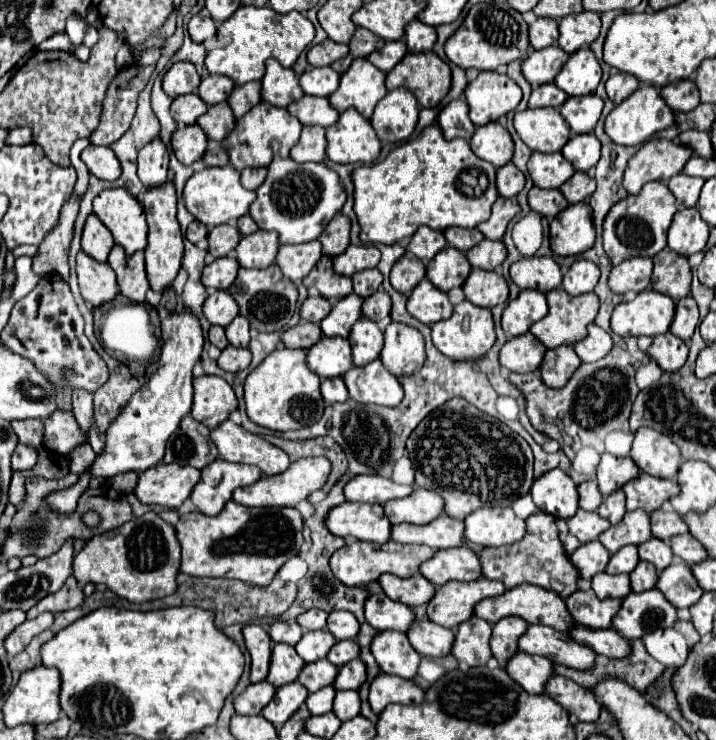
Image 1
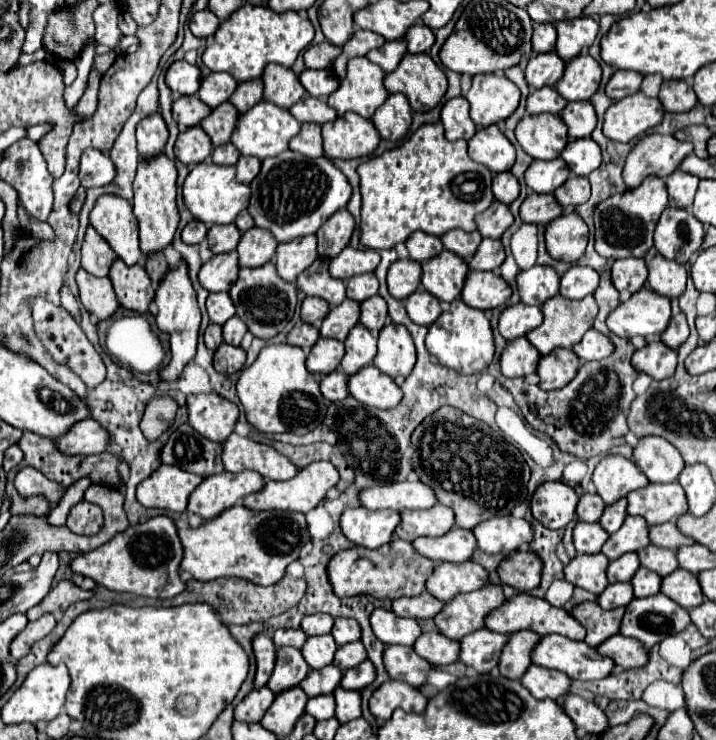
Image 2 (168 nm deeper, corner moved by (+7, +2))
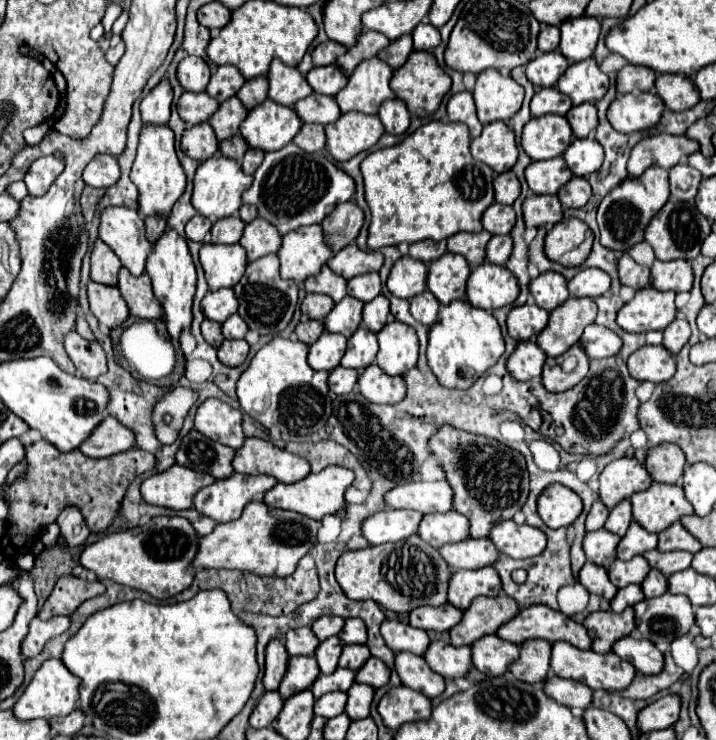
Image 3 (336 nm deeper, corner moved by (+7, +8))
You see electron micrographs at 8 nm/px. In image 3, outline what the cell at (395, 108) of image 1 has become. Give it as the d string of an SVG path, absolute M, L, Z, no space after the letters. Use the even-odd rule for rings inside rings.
M398 98L396 100L386 100L380 106L378 116L380 116L386 132L394 134L394 136L402 136L410 126L410 114L406 110L406 104Z

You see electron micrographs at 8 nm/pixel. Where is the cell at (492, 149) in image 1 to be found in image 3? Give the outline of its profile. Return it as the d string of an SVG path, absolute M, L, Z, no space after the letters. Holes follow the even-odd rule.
M504 122L484 126L482 134L472 140L470 148L476 160L482 160L498 174L512 170L512 166L518 160L518 146L514 132Z

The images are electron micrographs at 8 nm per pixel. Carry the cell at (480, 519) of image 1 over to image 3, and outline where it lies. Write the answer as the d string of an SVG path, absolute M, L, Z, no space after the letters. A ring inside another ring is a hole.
M502 520L492 528L490 540L500 548L500 554L510 558L534 558L546 548L546 534L528 524L518 526L512 520Z

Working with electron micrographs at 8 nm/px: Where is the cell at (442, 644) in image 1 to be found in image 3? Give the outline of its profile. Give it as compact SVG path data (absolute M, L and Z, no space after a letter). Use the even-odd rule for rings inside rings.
M436 640L428 646L424 660L434 672L448 680L464 678L472 670L472 650L454 648L452 644L444 644L442 640Z

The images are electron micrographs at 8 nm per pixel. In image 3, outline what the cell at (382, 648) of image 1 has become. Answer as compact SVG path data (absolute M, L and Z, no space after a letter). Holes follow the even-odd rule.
M408 652L396 654L396 670L404 686L424 692L428 698L436 698L444 692L444 678L432 672L422 656L408 656Z

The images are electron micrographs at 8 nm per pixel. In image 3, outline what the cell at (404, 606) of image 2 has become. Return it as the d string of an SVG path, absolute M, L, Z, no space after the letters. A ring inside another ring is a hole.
M444 604L444 608L416 608L416 612L410 612L410 624L414 628L434 632L446 632L460 620L462 612L458 608L452 608L452 604Z

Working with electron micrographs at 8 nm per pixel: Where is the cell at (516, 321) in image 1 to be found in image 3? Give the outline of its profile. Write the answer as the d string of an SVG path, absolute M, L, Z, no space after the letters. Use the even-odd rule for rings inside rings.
M536 304L516 306L508 314L508 322L506 322L508 324L508 334L516 342L532 340L546 328L548 318L550 318L550 314L544 308L536 306Z

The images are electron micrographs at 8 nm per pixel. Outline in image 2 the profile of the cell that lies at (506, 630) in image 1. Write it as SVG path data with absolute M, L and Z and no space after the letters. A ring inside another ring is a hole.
M518 630L514 634L508 634L508 642L502 648L498 670L502 676L518 680L520 674L524 674L524 668L530 666L530 650L538 642L538 634L532 634L532 630Z

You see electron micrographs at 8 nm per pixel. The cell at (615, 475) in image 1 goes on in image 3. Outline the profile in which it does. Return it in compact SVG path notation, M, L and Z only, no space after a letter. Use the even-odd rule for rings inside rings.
M620 458L610 462L600 474L600 500L612 510L620 500L650 488L652 478L636 458Z

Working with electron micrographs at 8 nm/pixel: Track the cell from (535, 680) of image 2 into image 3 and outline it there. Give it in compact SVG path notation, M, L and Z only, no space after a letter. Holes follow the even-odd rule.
M550 676L544 684L548 696L558 700L568 708L586 710L592 706L592 690L584 688L584 684L576 684L574 680L560 680L558 676Z

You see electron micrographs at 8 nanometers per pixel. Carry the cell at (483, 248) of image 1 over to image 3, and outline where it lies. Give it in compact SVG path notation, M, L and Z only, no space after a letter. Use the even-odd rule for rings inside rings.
M492 236L486 248L486 260L494 264L506 264L512 254L512 236Z

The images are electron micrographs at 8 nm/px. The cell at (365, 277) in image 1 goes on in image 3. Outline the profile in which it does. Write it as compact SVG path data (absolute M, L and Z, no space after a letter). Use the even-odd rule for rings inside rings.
M370 272L364 276L356 276L348 280L348 294L362 302L370 302L380 294L380 276L378 272Z

